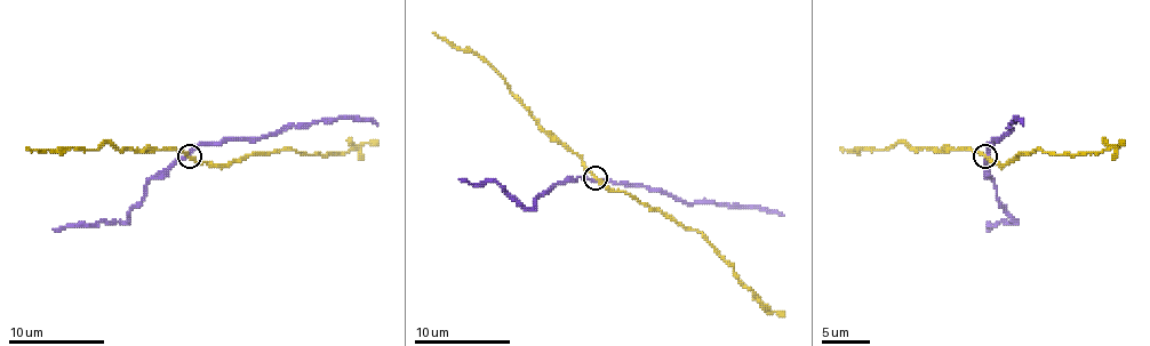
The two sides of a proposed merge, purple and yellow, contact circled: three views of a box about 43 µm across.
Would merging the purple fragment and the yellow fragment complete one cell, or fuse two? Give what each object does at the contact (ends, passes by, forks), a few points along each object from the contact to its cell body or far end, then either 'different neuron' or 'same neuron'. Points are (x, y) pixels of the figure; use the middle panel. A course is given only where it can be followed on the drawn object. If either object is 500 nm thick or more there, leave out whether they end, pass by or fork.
purple passes by; yellow passes by; purple runs (593, 179), (661, 188), (687, 203), (767, 208), (784, 215); yellow runs (596, 177), (615, 191), (697, 230), (752, 295), (769, 311), (784, 316); same neuron

